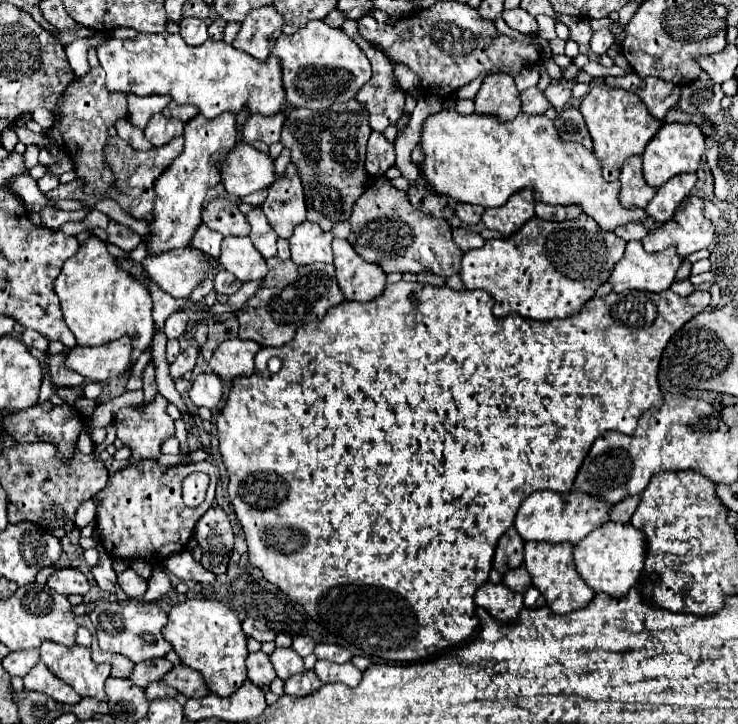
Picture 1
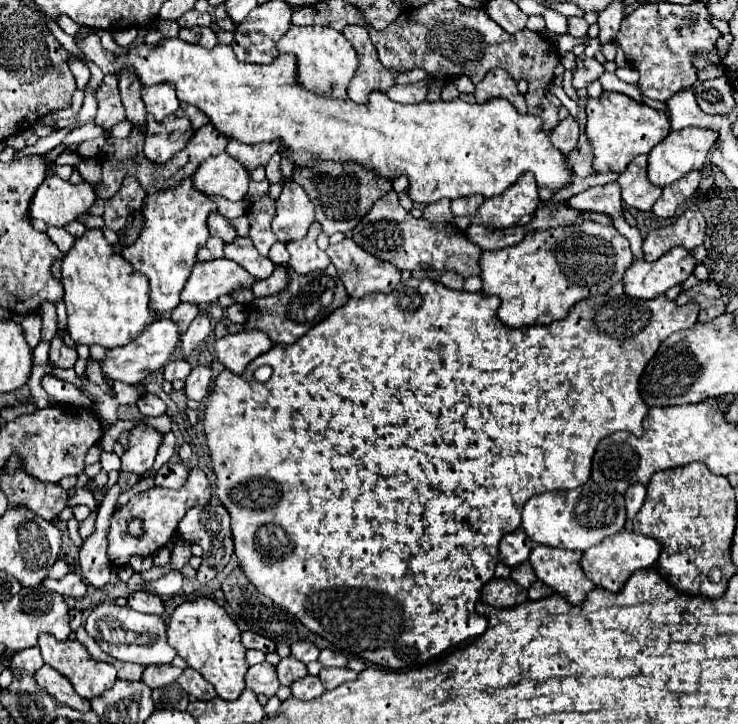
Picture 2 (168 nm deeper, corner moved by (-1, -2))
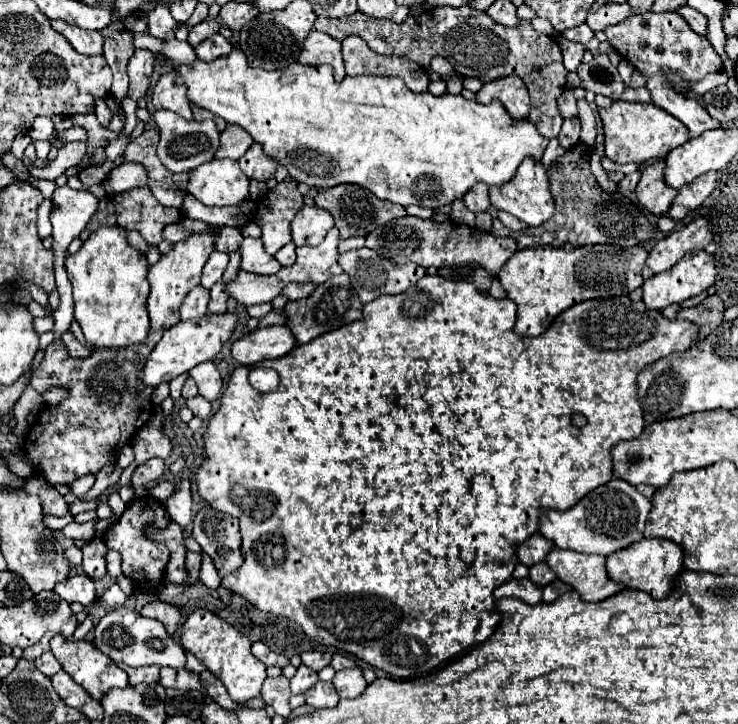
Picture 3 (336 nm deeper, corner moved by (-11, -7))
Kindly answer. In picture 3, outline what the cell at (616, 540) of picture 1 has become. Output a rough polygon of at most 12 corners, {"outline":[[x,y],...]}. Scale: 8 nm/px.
{"outline":[[642,539],[606,557],[606,573],[654,599],[682,571],[682,547]]}

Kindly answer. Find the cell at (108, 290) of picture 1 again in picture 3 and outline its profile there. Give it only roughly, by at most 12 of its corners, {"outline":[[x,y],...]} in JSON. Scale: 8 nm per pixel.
{"outline":[[122,227],[66,259],[94,347],[144,343],[148,261]]}

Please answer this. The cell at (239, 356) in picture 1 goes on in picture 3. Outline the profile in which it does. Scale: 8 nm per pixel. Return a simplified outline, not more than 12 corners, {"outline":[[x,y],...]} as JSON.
{"outline":[[284,325],[258,329],[234,341],[244,367],[284,357],[296,341]]}

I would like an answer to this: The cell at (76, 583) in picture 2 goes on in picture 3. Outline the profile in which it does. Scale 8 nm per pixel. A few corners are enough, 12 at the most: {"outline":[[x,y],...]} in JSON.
{"outline":[[88,575],[68,577],[54,591],[68,603],[94,603],[96,589]]}

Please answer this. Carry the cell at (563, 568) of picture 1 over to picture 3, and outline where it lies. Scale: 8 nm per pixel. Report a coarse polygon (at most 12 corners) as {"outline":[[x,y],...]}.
{"outline":[[552,549],[546,563],[582,601],[622,589],[602,555]]}

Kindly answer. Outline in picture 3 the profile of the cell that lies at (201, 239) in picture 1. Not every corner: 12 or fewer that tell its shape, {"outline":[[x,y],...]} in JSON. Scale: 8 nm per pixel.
{"outline":[[212,251],[204,265],[202,287],[212,285],[228,267],[228,253]]}

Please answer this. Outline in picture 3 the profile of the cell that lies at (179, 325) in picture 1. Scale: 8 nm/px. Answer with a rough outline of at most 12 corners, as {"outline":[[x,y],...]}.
{"outline":[[202,285],[186,295],[180,317],[198,319],[204,317],[208,289]]}

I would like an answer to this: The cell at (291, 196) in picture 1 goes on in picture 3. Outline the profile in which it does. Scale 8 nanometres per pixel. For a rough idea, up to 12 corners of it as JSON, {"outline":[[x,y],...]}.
{"outline":[[304,205],[290,223],[292,241],[318,245],[334,219]]}

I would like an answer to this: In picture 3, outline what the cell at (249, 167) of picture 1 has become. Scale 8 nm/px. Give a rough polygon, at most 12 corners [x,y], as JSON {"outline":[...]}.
{"outline":[[232,159],[192,171],[188,193],[204,205],[238,205],[250,179]]}

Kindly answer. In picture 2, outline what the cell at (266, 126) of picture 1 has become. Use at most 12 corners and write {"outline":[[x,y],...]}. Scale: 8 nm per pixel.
{"outline":[[230,140],[226,152],[248,172],[266,166],[278,142]]}

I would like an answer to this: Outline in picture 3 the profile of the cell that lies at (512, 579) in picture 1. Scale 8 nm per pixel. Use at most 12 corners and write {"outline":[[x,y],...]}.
{"outline":[[542,561],[530,567],[528,575],[544,587],[556,579],[554,571]]}

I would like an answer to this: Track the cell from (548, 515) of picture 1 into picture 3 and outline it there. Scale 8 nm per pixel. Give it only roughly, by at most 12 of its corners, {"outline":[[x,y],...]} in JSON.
{"outline":[[622,479],[540,511],[558,549],[612,555],[640,541],[650,501]]}

